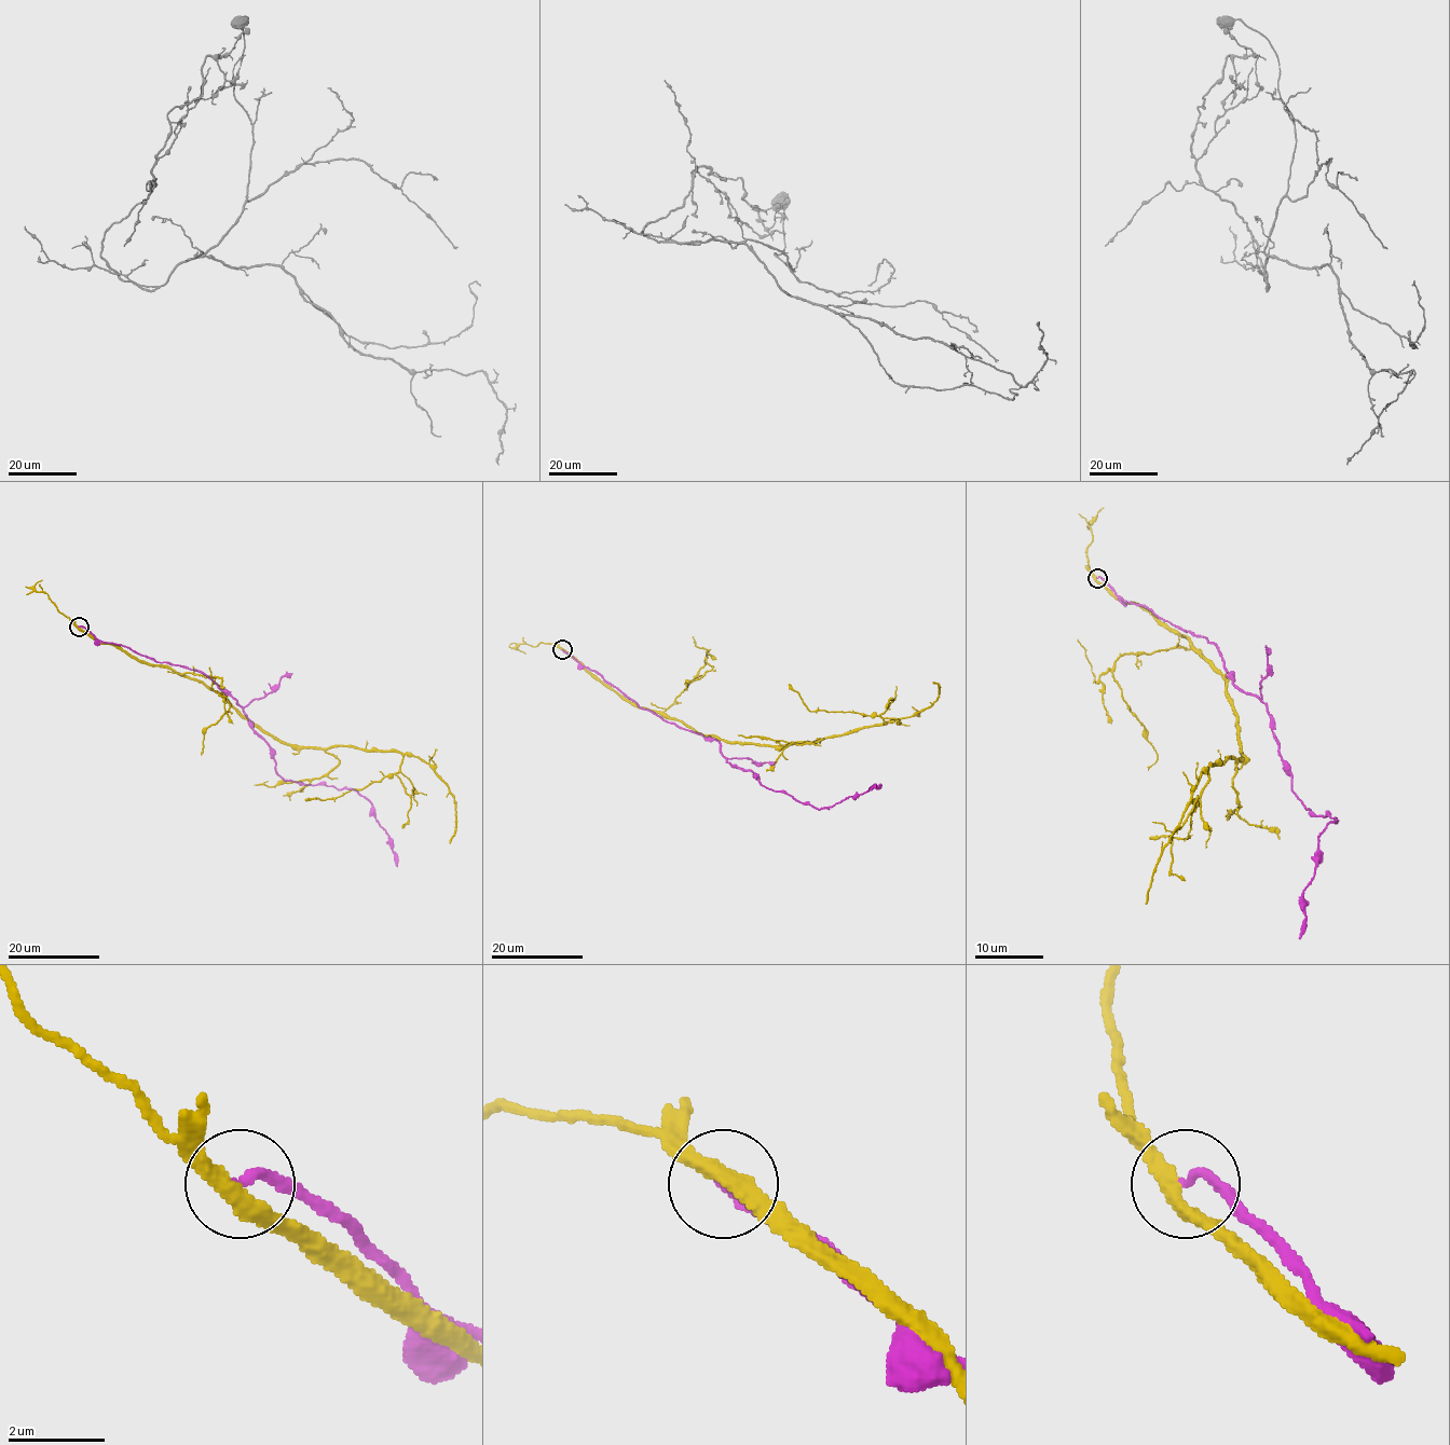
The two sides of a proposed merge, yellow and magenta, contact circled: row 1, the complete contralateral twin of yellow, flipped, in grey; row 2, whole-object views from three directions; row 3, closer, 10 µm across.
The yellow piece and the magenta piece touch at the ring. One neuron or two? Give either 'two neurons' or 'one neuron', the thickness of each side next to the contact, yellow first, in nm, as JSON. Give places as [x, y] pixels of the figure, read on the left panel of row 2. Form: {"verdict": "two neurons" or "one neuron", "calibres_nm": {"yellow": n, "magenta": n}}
{"verdict": "two neurons", "calibres_nm": {"yellow": 320, "magenta": 190}}

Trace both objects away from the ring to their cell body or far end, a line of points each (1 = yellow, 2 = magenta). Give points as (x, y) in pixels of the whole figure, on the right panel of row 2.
1: (1097, 578), (1185, 635), (1222, 675), (1225, 693), (1236, 715), (1242, 757), (1211, 766), (1190, 837), (1148, 838)
2: (1097, 578), (1219, 650), (1231, 680), (1266, 706), (1291, 790), (1314, 814), (1336, 820), (1321, 834), (1298, 938)

